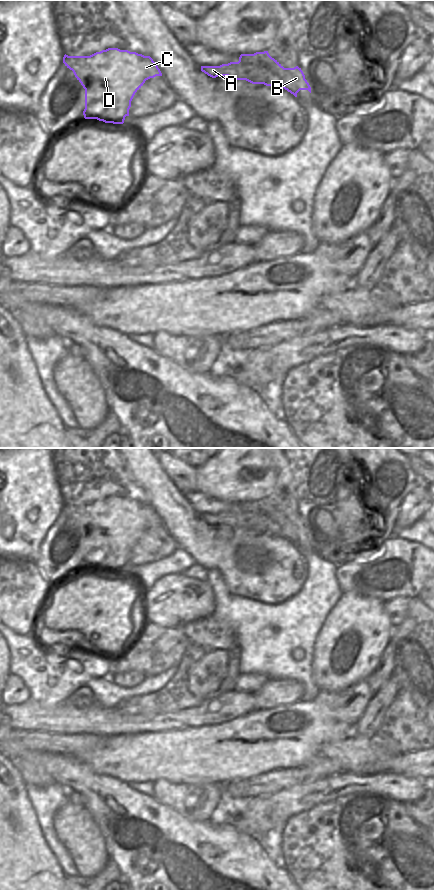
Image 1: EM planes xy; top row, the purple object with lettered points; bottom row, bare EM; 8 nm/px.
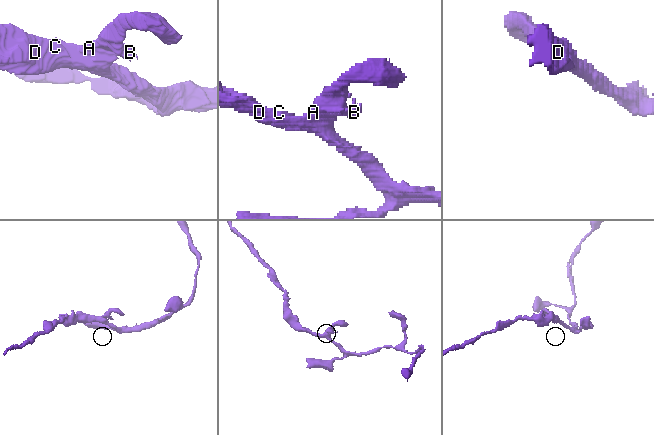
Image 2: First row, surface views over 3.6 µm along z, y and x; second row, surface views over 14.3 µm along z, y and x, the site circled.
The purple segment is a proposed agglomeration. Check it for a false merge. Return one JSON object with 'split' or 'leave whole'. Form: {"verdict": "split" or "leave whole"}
{"verdict": "leave whole"}

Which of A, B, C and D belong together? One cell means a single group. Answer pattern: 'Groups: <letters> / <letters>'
Groups: A B C D

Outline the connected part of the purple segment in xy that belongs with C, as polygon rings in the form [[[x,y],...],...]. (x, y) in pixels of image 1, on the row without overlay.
[[[108,496],[90,504],[64,503],[63,511],[73,519],[85,537],[85,567],[97,567],[105,571],[123,572],[129,564],[131,549],[146,528],[162,524],[158,514],[150,504],[128,498]]]

